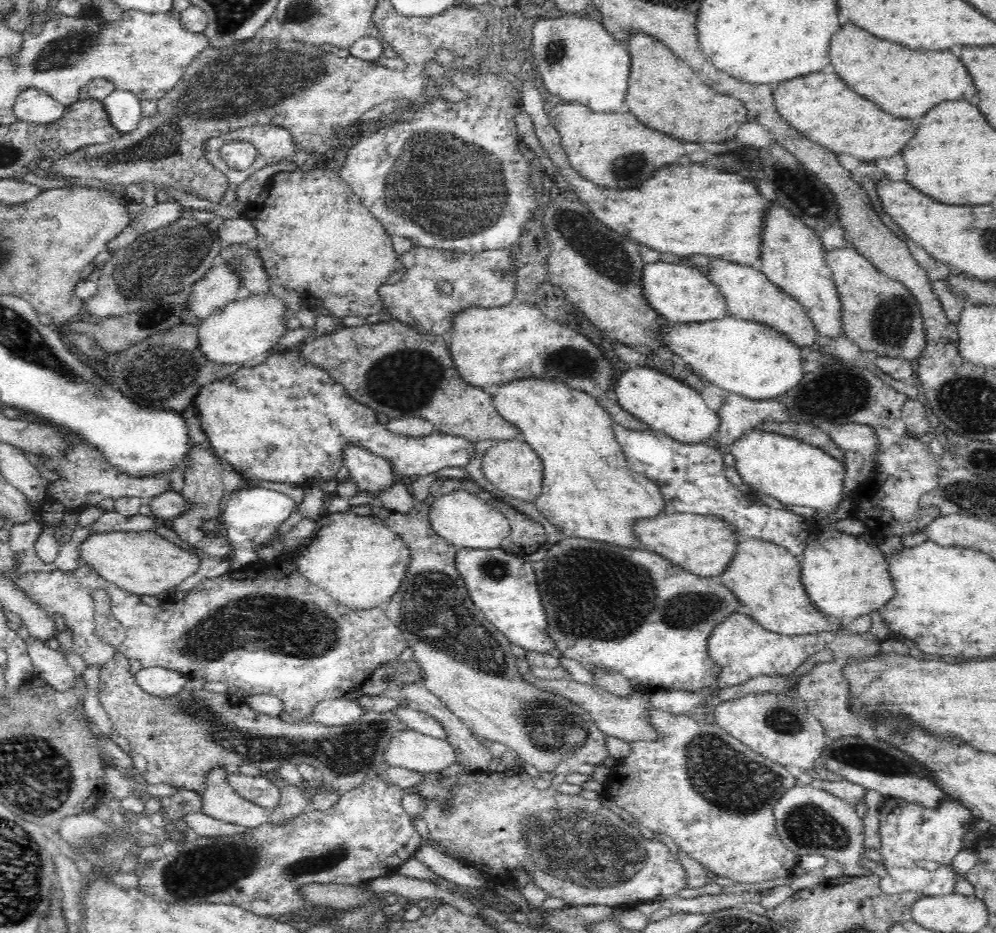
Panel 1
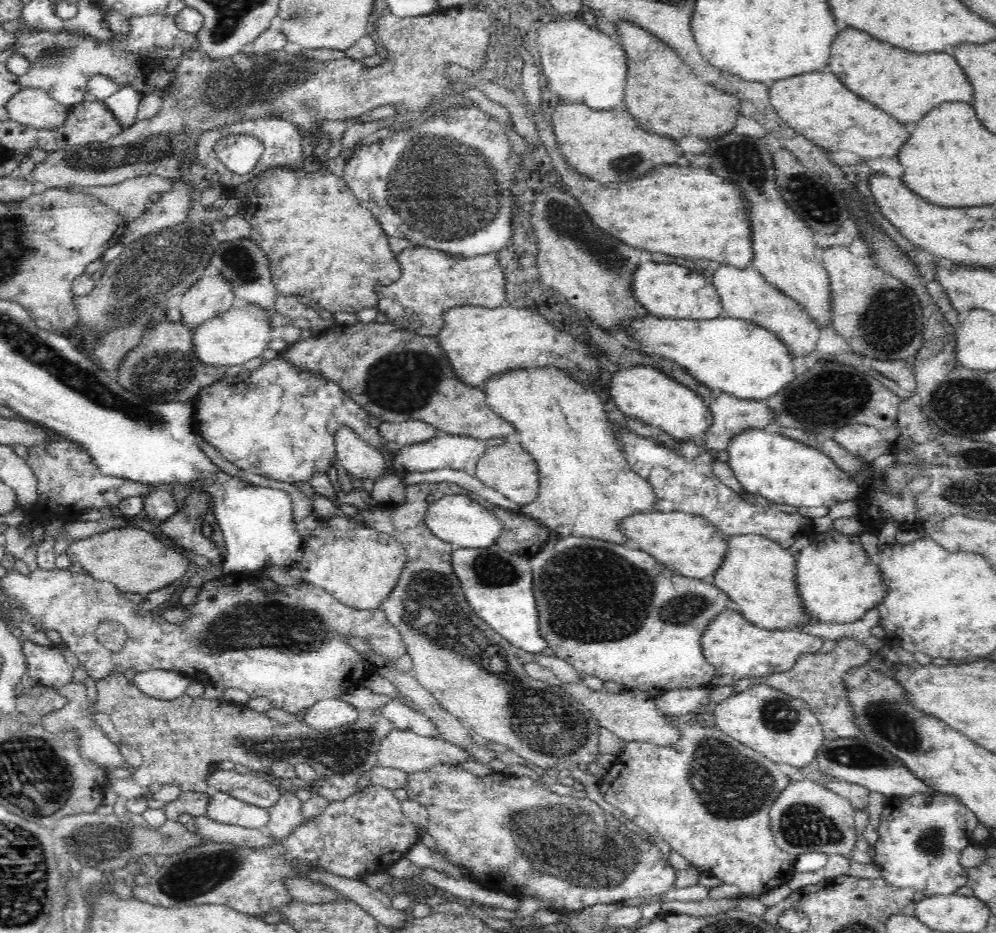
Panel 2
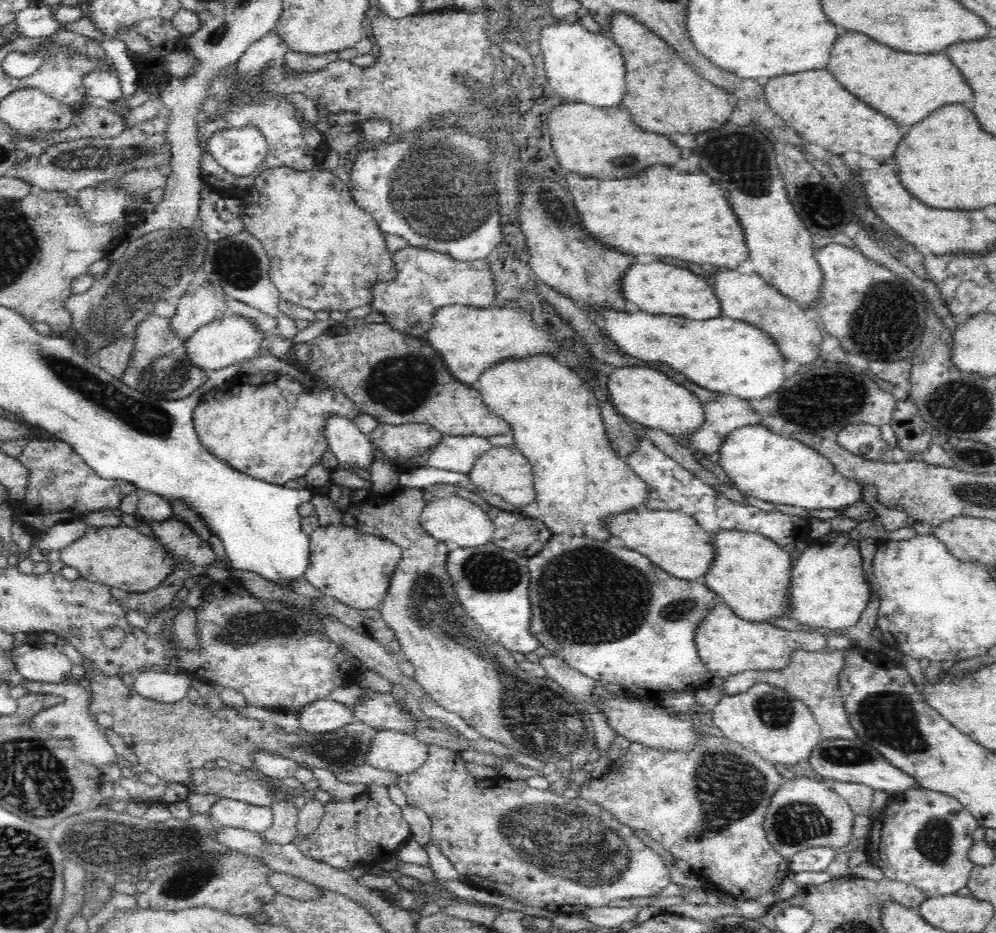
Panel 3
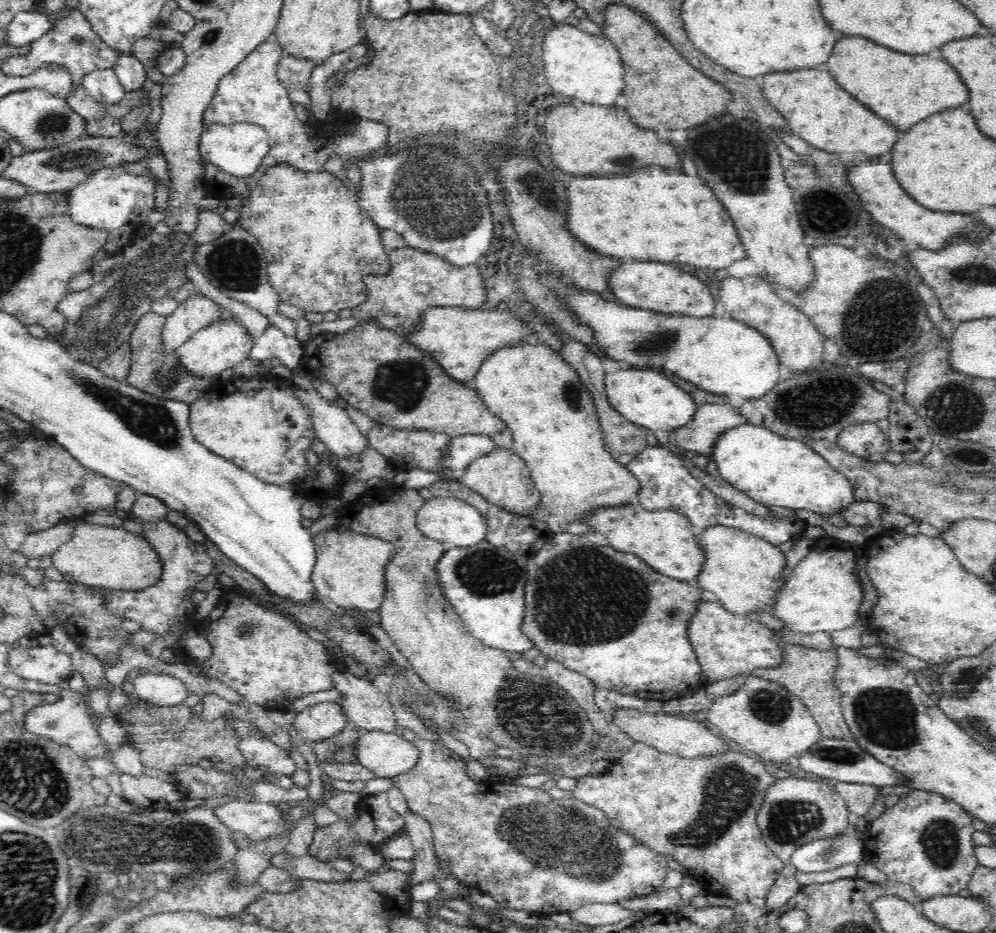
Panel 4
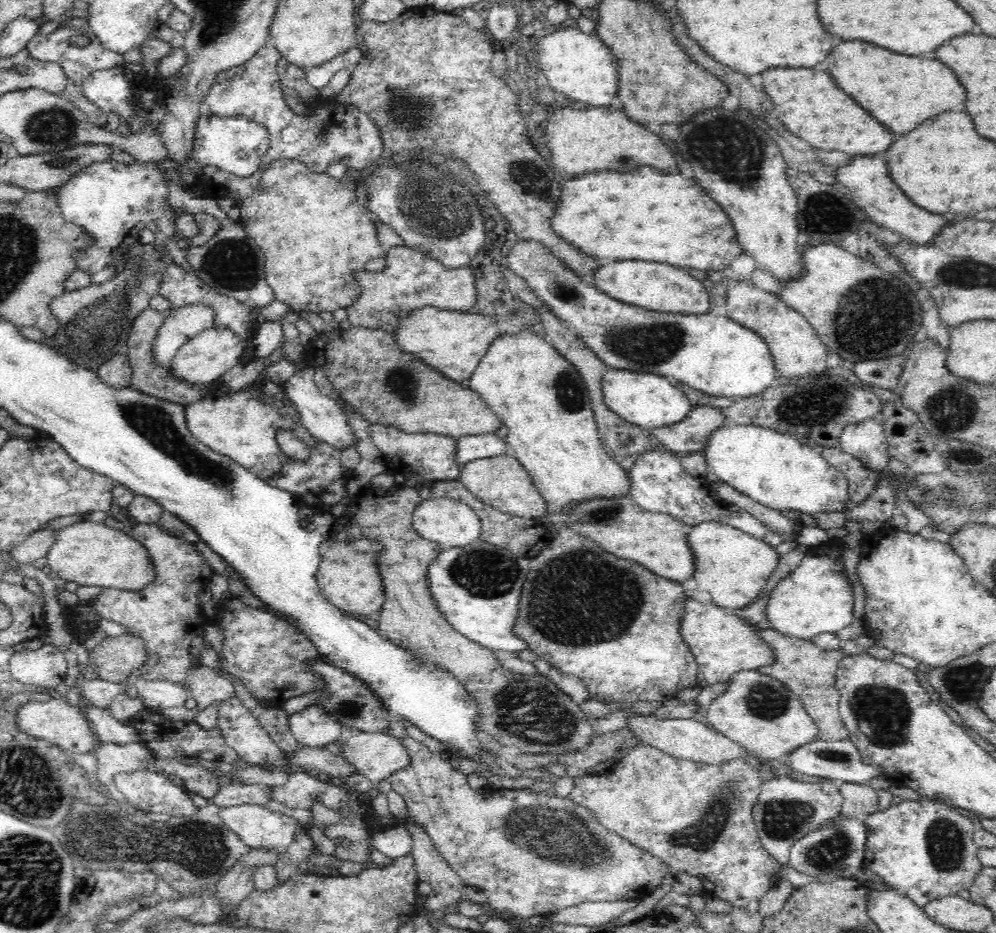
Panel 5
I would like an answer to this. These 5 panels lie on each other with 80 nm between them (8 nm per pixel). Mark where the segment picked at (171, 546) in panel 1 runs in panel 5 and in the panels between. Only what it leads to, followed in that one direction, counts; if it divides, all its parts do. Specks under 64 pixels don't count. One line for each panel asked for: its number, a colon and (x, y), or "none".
2: (136, 561)
3: (122, 557)
4: (101, 556)
5: (87, 553)

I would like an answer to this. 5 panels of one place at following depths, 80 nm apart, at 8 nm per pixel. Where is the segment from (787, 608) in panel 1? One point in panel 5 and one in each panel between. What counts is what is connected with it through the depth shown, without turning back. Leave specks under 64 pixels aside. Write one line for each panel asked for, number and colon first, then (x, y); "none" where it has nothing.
2: (760, 576)
3: (753, 574)
4: (744, 571)
5: (732, 566)

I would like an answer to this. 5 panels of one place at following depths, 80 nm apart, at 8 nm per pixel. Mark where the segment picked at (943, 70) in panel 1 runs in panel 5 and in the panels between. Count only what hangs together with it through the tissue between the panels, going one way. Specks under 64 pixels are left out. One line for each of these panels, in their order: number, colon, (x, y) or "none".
2: (906, 84)
3: (908, 87)
4: (903, 89)
5: (900, 90)

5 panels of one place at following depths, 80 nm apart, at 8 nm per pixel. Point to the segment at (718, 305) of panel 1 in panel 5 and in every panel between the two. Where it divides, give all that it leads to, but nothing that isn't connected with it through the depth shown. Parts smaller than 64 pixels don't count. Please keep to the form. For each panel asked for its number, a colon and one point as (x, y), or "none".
2: (673, 291)
3: (661, 289)
4: (654, 286)
5: (660, 287)

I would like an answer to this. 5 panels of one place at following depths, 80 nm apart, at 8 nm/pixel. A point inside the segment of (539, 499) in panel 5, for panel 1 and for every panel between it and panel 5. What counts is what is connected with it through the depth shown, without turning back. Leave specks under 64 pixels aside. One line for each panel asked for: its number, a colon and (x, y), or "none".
1: (514, 467)
2: (509, 468)
3: (505, 470)
4: (502, 477)

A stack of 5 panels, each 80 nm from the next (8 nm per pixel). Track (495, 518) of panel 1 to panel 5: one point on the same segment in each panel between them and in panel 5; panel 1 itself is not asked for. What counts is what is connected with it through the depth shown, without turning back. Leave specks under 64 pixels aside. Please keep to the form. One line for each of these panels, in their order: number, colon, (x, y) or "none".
2: (459, 519)
3: (454, 519)
4: (443, 519)
5: (445, 520)

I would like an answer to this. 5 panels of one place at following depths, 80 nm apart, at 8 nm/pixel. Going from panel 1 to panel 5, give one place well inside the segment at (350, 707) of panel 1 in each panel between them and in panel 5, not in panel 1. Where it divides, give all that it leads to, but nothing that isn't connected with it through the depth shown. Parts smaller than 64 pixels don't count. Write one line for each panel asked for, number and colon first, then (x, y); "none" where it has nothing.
2: (330, 713)
3: (326, 715)
4: (326, 719)
5: (314, 727)

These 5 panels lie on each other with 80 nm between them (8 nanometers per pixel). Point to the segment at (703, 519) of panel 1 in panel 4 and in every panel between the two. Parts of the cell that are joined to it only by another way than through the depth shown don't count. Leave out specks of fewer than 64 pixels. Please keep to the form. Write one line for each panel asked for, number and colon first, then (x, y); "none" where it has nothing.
2: (690, 544)
3: (675, 541)
4: (666, 540)

